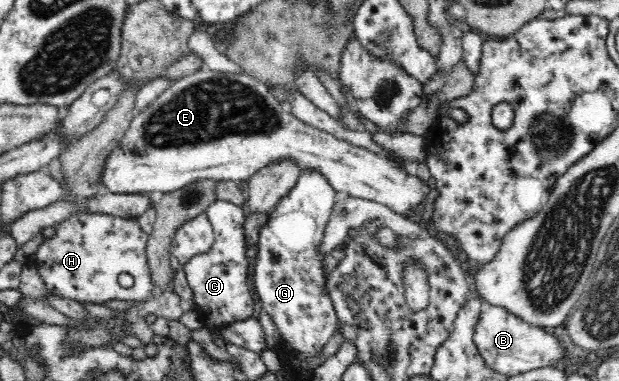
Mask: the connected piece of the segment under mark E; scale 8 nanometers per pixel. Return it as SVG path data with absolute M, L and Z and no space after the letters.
M204 69L185 75L159 95L151 105L141 112L137 112L127 134L120 144L111 152L110 158L104 165L101 183L107 192L113 194L141 194L150 192L169 193L179 190L191 182L212 178L219 181L234 181L246 183L259 170L282 159L293 159L299 163L301 169L319 171L337 193L346 193L355 198L371 200L387 207L401 217L418 224L422 230L429 233L439 243L447 247L453 257L459 258L464 252L462 244L435 227L431 220L411 220L411 216L420 216L423 204L431 194L429 185L418 177L413 170L404 168L401 164L378 156L369 150L355 146L345 140L337 139L323 130L303 123L293 117L269 93L267 85L251 75L223 73Z

